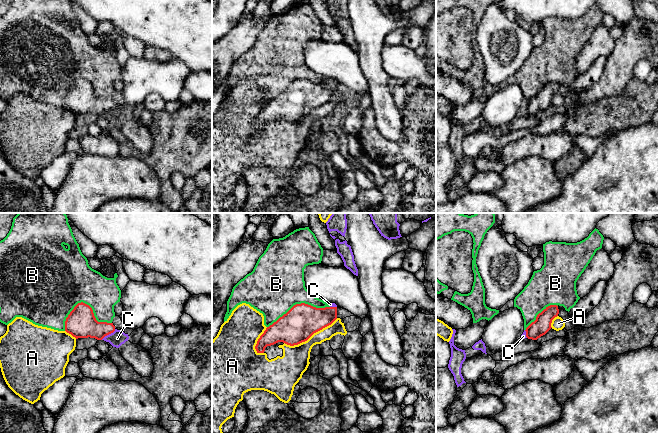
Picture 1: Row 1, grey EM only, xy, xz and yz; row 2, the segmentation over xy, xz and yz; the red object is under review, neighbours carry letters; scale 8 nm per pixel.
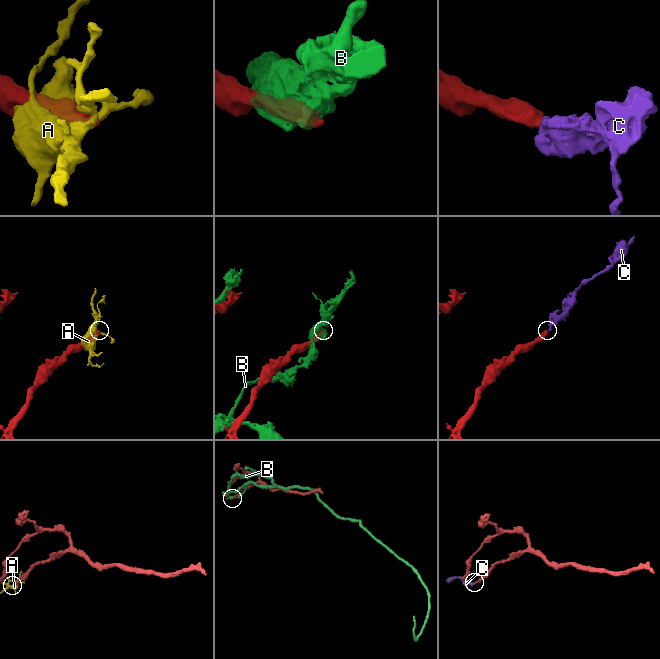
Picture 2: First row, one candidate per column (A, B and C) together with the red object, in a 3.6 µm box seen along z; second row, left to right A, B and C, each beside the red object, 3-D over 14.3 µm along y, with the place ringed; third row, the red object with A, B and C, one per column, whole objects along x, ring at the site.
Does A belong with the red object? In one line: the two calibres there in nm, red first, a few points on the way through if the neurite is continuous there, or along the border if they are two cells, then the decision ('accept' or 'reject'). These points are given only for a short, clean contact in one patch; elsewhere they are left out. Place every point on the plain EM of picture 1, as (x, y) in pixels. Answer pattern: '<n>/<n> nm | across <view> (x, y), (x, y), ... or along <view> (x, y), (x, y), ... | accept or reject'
280/220 nm | reject

